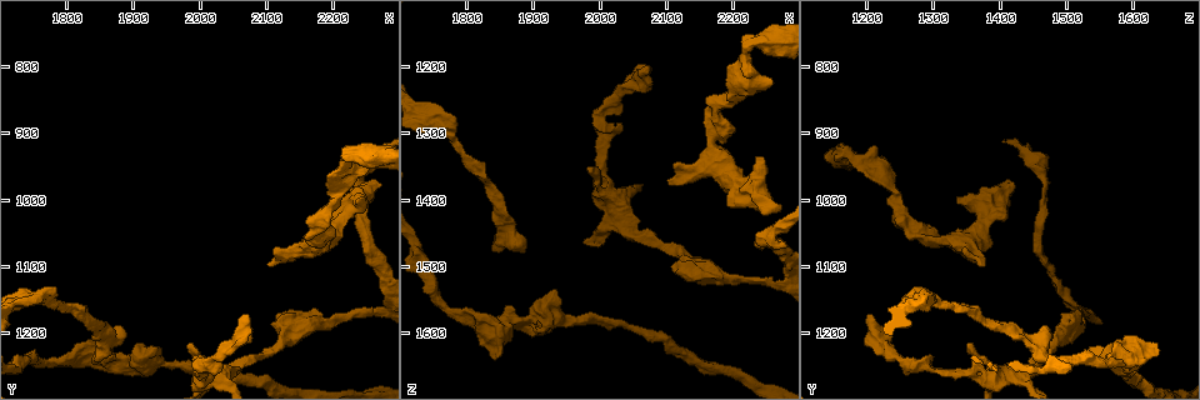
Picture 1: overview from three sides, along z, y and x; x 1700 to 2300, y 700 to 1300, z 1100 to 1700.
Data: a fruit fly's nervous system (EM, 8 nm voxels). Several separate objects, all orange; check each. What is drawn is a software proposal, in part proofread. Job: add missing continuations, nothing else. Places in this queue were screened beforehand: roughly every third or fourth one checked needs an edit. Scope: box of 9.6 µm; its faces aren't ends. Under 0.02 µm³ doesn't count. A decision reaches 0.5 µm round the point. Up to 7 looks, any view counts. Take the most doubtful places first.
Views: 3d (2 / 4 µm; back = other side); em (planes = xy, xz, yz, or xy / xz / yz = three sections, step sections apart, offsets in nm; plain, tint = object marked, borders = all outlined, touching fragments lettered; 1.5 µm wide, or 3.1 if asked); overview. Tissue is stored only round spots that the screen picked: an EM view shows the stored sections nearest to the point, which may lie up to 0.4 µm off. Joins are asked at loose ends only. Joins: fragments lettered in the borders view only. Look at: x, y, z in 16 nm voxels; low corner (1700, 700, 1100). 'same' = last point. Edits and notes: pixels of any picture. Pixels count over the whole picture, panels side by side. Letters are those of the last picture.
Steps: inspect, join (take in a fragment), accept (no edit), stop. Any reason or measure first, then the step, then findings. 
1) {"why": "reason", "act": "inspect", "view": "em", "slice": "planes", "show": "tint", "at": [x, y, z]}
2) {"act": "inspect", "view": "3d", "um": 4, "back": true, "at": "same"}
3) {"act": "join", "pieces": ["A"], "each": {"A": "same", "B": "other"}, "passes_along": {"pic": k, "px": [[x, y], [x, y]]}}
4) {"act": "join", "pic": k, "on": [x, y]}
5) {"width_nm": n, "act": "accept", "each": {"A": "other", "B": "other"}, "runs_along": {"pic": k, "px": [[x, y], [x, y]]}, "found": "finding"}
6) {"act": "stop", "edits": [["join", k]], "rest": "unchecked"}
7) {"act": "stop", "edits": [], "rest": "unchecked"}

{"why": "branch stops here", "act": "inspect", "view": "3d", "um": 4, "back": true, "at": [2070, 1170, 1205]}

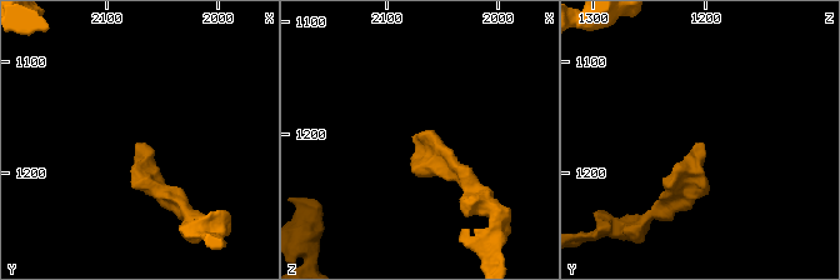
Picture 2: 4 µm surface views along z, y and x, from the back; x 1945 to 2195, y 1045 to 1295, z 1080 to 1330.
{"why": "shape alone is not enough", "act": "inspect", "view": "em", "slice": "xy", "step": 8, "show": "borders", "at": [2068, 1172, 1202]}

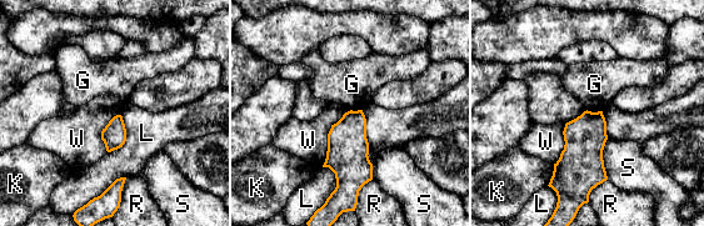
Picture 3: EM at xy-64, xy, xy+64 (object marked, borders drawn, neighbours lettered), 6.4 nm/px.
{"act": "inspect", "view": "em", "slice": "xz", "step": 4, "show": "borders", "at": "same"}

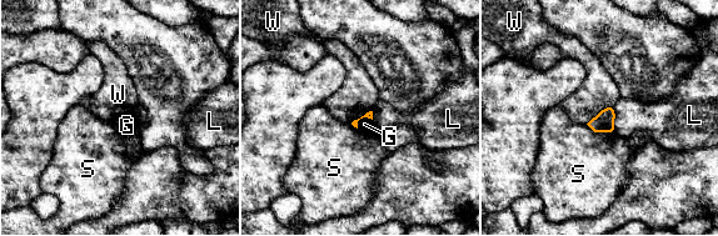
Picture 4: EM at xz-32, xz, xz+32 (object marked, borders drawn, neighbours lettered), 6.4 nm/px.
{"longest_contact_nm": ["W", 200], "act": "accept", "each": {"G": "other", "L": "other", "S": "other", "W": "other"}, "border": {"pic": 4, "px": [[612, 108], [604, 108], [586, 124]]}, "found": "no lettered fragment goes on from it"}

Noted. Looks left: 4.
{"why": "an open end", "act": "inspect", "view": "3d", "um": 2, "at": [1840, 1250, 1480]}

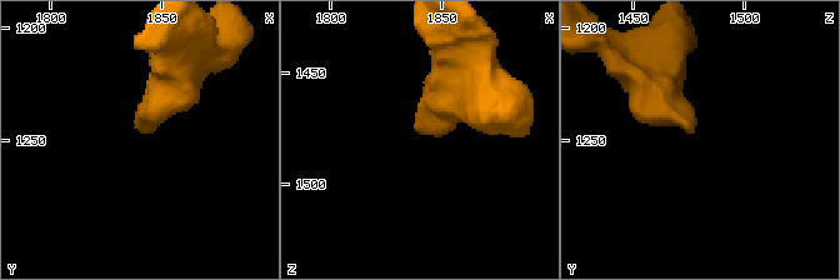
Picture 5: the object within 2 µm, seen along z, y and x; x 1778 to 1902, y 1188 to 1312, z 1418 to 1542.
{"act": "inspect", "view": "em", "slice": "planes", "show": "borders", "at": [1842, 1248, 1477]}

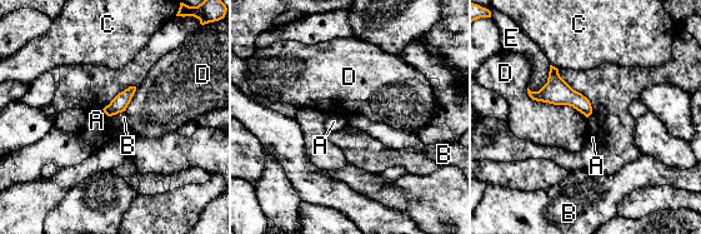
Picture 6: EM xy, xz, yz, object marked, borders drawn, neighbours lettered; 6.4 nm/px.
{"act": "accept", "each": {"A": "other", "B": "other", "C": "other", "D": "other", "E": "other"}, "found": "none of them fits"}

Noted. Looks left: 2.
{"why": "an open end", "act": "inspect", "view": "3d", "um": 2, "at": [1935, 1220, 1540]}

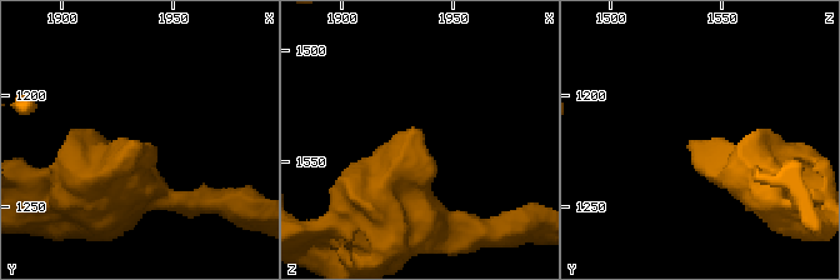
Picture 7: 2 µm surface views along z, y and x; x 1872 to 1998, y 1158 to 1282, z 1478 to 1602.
{"act": "inspect", "view": "em", "slice": "planes", "show": "borders", "at": [1932, 1219, 1536]}

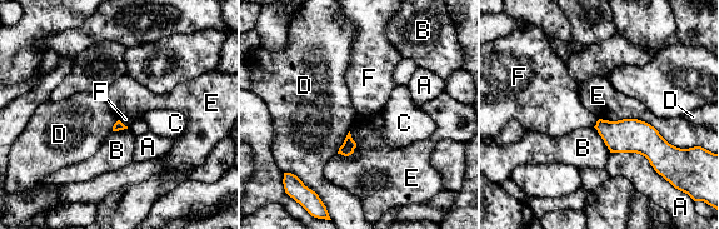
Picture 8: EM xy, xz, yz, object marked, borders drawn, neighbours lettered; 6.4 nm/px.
{"act": "accept", "each": {"A": "other", "B": "other", "C": "other", "D": "other", "E": "other", "F": "other"}, "border": {"pic": 8, "px": [[598, 119], [644, 120], [680, 148]]}, "found": "no lettered fragment goes on from it"}

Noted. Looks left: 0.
{"act": "stop", "edits": [], "rest": "unchecked"}

